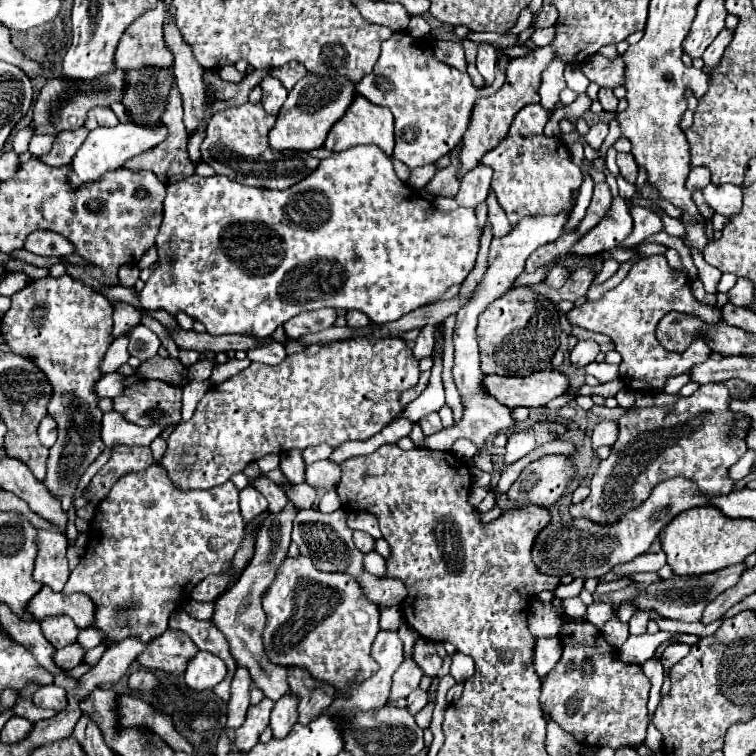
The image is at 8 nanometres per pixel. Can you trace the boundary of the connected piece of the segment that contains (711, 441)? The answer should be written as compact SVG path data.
M726 380L700 386L692 396L682 398L670 408L636 408L618 420L620 436L612 446L612 454L600 462L590 482L590 496L570 506L572 518L586 518L612 526L626 510L646 502L658 482L684 476L692 480L706 498L732 492L734 482L728 478L728 468L746 452L746 428L750 418L730 412L728 404L734 398L748 400L752 386L742 380Z

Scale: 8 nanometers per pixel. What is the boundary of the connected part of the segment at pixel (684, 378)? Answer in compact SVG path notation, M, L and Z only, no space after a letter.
M690 374L674 376L674 378L670 378L670 380L666 382L664 392L666 392L666 394L678 394L678 392L680 392L680 388L682 388L684 384L688 384L688 382L690 382Z

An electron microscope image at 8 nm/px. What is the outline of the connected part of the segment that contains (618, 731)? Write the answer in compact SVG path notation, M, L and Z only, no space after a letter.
M560 612L562 656L558 664L542 678L540 708L572 734L578 742L588 746L636 748L646 738L648 728L648 692L650 680L636 664L624 664L596 626L588 620L576 620Z

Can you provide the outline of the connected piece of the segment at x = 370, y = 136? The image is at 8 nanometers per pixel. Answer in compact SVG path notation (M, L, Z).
M360 94L354 96L354 102L348 106L346 114L330 128L330 134L326 136L324 148L332 150L332 152L340 152L340 150L352 148L356 144L376 144L376 146L382 148L382 152L386 156L392 156L392 148L394 148L394 118L392 118L392 112L388 108L382 108L382 106L368 102Z

